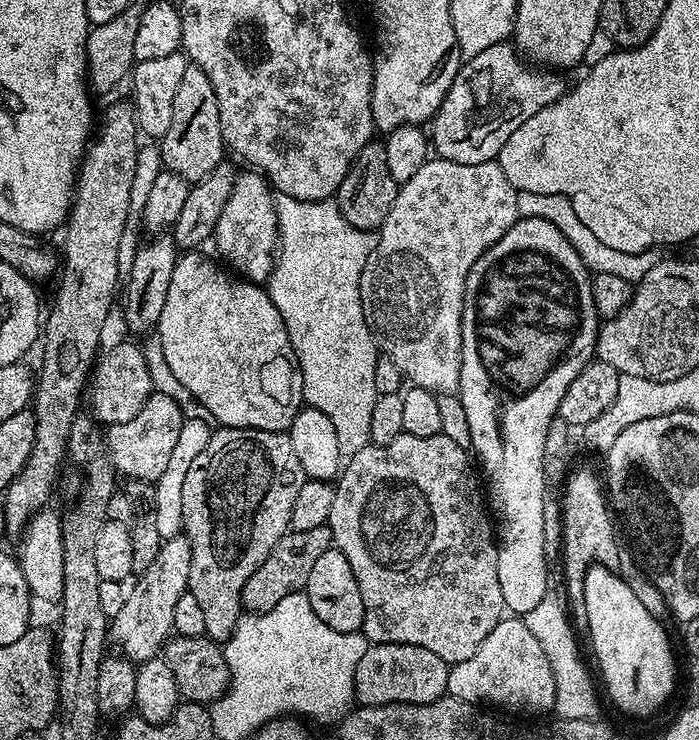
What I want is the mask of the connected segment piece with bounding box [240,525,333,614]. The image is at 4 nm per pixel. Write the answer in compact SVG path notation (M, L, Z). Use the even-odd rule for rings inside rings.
M325 525L316 526L312 530L289 530L274 546L274 550L266 554L262 566L258 566L258 570L254 570L250 578L246 578L246 586L240 599L243 611L248 614L269 612L274 610L274 606L278 606L278 602L282 602L282 598L295 592L304 592L314 562L318 562L318 557L326 554L330 547L333 547L332 531Z

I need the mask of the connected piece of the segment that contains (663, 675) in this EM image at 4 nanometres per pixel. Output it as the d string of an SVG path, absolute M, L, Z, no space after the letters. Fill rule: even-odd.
M601 566L589 567L585 575L586 611L589 626L587 639L592 639L592 652L604 679L608 696L624 712L632 716L648 716L656 712L672 696L676 688L676 660L672 657L672 644L668 632L660 625L660 620L640 601L640 596L613 569Z

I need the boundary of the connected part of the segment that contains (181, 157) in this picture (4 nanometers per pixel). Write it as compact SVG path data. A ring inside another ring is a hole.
M189 63L186 74L182 74L182 83L178 85L174 97L174 115L170 127L164 136L159 137L158 144L160 144L160 156L164 159L163 167L189 182L206 178L206 174L210 174L225 159L226 145L222 138L222 122L218 122L218 94L214 94L214 86L210 86L206 70L202 70L197 64Z

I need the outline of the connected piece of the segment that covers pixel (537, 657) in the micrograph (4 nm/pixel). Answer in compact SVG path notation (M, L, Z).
M505 618L494 626L494 630L490 630L490 634L486 634L474 658L449 667L447 695L504 714L525 712L528 715L525 717L536 718L539 712L551 713L555 709L554 670L550 670L550 658L546 658L542 651L542 642L530 634L523 619Z

